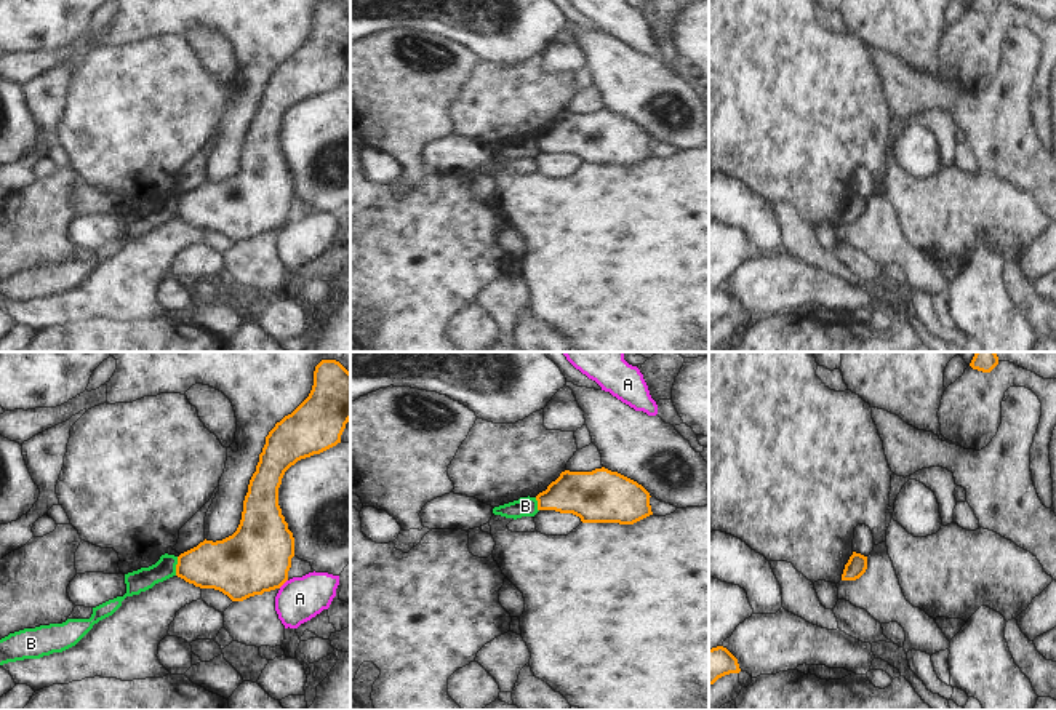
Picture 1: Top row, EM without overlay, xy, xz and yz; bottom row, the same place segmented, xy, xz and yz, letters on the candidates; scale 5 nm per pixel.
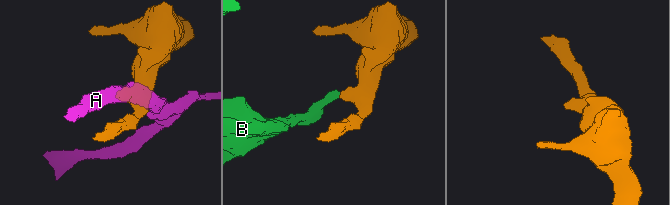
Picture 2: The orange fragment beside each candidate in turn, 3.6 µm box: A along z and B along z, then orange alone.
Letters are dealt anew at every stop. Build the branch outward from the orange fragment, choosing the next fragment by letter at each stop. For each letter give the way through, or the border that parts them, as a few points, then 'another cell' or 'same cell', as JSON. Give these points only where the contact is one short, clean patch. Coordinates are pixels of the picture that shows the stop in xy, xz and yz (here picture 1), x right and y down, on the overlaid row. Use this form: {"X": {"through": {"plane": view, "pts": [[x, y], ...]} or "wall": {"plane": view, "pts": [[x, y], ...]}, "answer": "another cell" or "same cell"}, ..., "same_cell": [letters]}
{"A": {"wall": {"plane": "xy", "pts": [[287, 579], [279, 587]]}, "answer": "another cell"}, "B": {"wall": {"plane": "xy", "pts": [[178, 557], [175, 574]]}, "answer": "another cell"}, "same_cell": []}

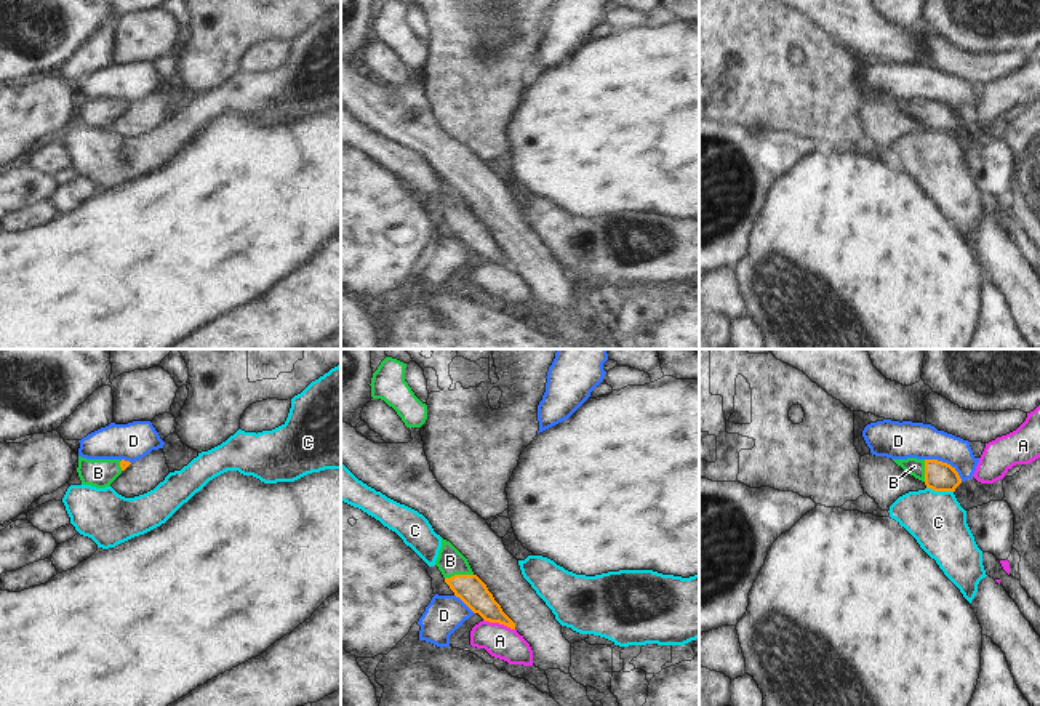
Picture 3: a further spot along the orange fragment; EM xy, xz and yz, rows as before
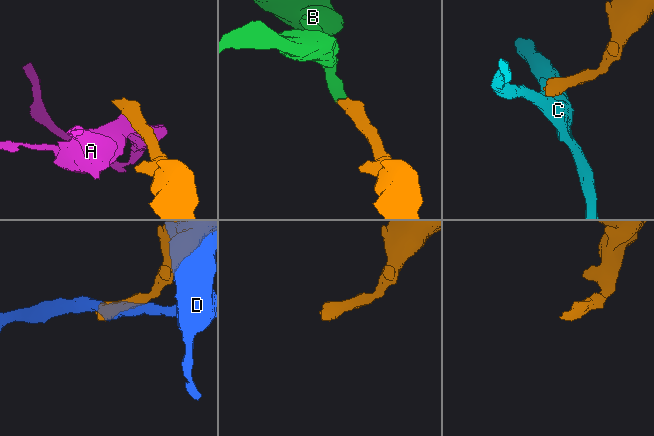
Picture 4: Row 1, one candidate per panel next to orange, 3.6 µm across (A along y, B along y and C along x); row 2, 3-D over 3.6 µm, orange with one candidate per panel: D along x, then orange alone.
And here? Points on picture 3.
{"A": {"wall": {"plane": "xz", "pts": [[484, 618], [514, 629]]}, "answer": "another cell"}, "B": {"through": {"plane": "xz", "pts": [[471, 589], [458, 575], [450, 561]]}, "answer": "same cell"}, "C": {"wall": {"plane": "yz", "pts": [[927, 487], [952, 492]]}, "answer": "another cell"}, "D": {"answer": "another cell"}, "same_cell": ["B"]}

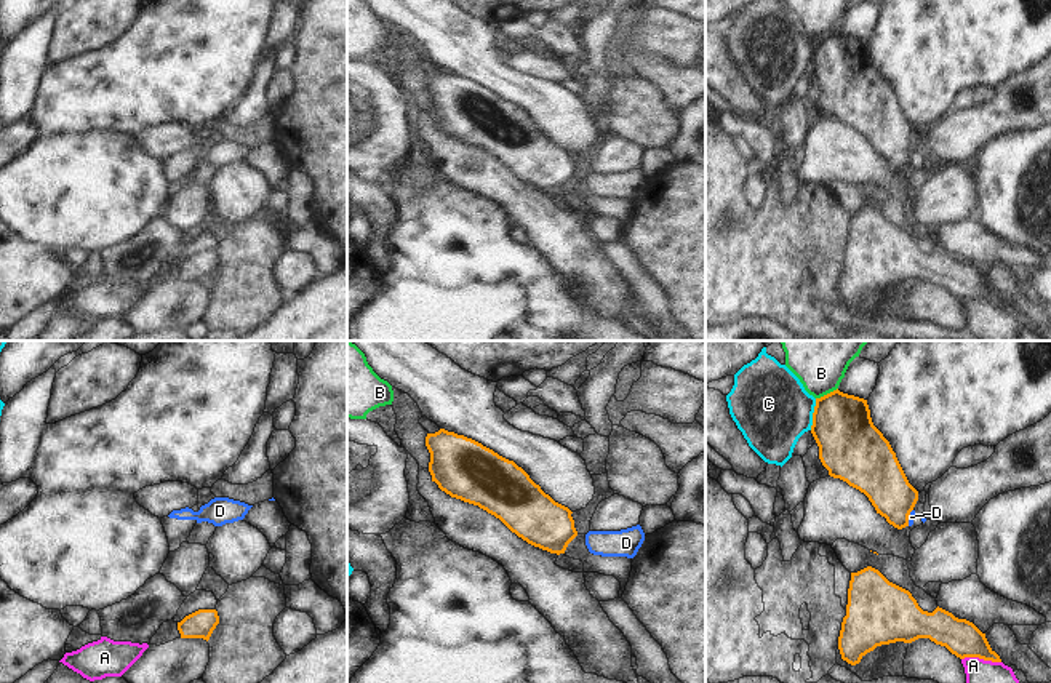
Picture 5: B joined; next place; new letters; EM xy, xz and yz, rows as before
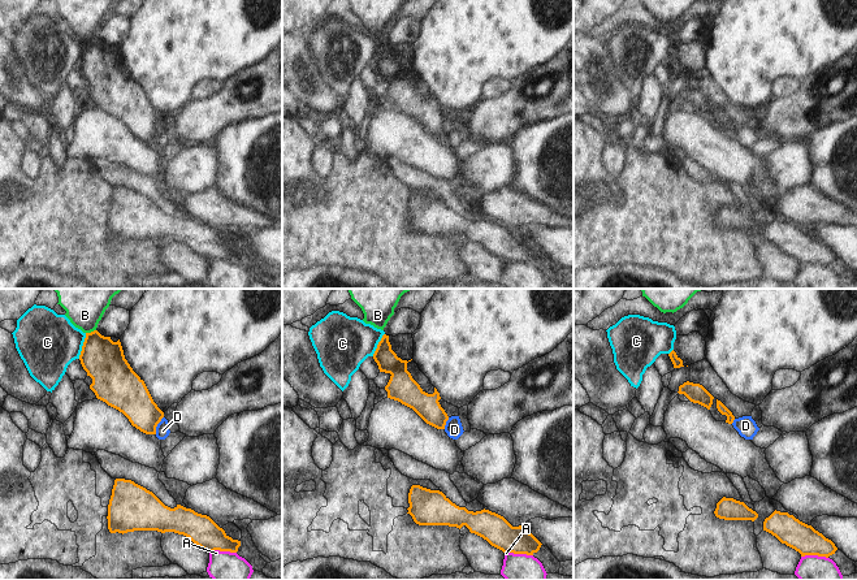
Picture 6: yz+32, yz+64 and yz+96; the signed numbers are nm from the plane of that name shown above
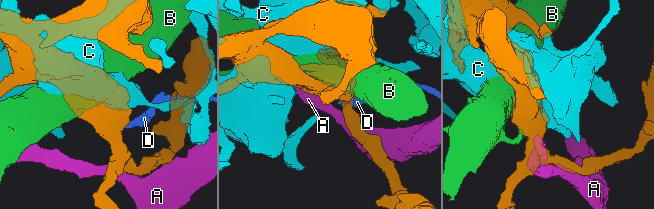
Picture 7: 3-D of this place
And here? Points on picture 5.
{"A": {"answer": "another cell"}, "B": {"answer": "another cell"}, "C": {"answer": "another cell"}, "D": {"wall": {"plane": "yz", "pts": [[912, 509], [907, 525]]}, "answer": "another cell"}, "same_cell": []}

